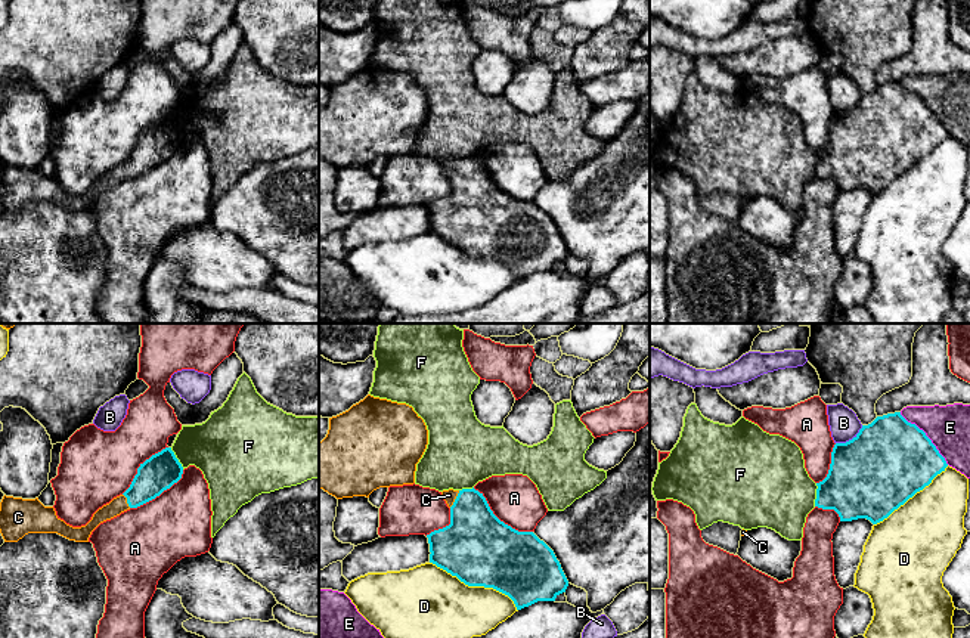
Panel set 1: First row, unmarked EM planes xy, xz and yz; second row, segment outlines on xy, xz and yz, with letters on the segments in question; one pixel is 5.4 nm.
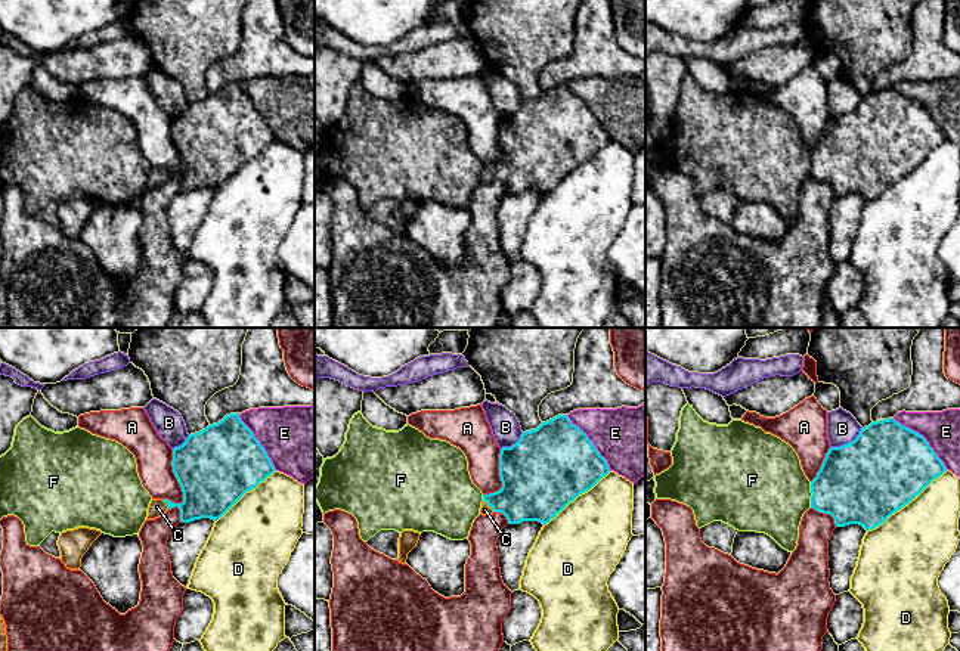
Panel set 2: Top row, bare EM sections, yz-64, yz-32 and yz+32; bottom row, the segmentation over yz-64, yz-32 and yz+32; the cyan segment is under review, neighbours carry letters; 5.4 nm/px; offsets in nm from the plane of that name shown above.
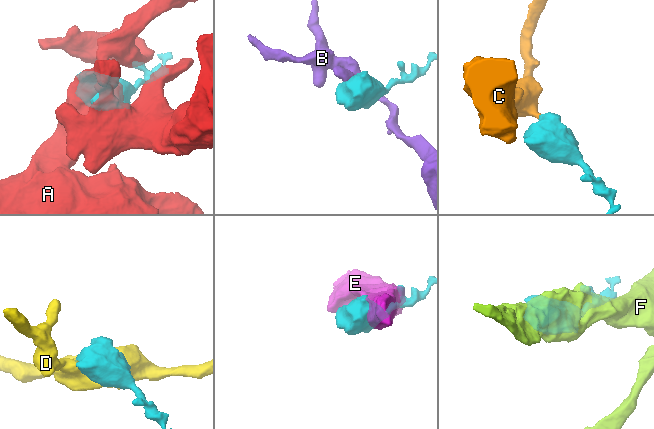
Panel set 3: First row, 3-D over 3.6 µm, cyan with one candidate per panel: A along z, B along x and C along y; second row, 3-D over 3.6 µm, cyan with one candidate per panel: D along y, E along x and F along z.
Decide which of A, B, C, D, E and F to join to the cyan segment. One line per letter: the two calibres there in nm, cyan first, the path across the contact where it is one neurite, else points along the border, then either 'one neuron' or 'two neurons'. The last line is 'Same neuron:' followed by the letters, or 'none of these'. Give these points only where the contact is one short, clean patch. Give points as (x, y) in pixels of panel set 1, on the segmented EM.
A: 400/280 nm | two neurons
B: 460/160 nm | two neurons
C: 340/70 nm | across xz (476, 539), (470, 514), (455, 499), (449, 495) | one neuron
D: 400/360 nm | two neurons
E: 460/240 nm | two neurons
F: 380/420 nm | along yz (817, 483), (814, 505) | two neurons
Same neuron: C

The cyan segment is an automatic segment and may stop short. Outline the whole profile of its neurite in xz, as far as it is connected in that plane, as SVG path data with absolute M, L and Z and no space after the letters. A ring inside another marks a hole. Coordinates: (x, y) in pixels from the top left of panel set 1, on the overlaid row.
M443 490L450 508L450 524L427 535L430 563L456 576L468 586L493 588L508 595L517 610L537 601L555 601L568 580L554 551L533 532L518 532L501 521L478 490Z

